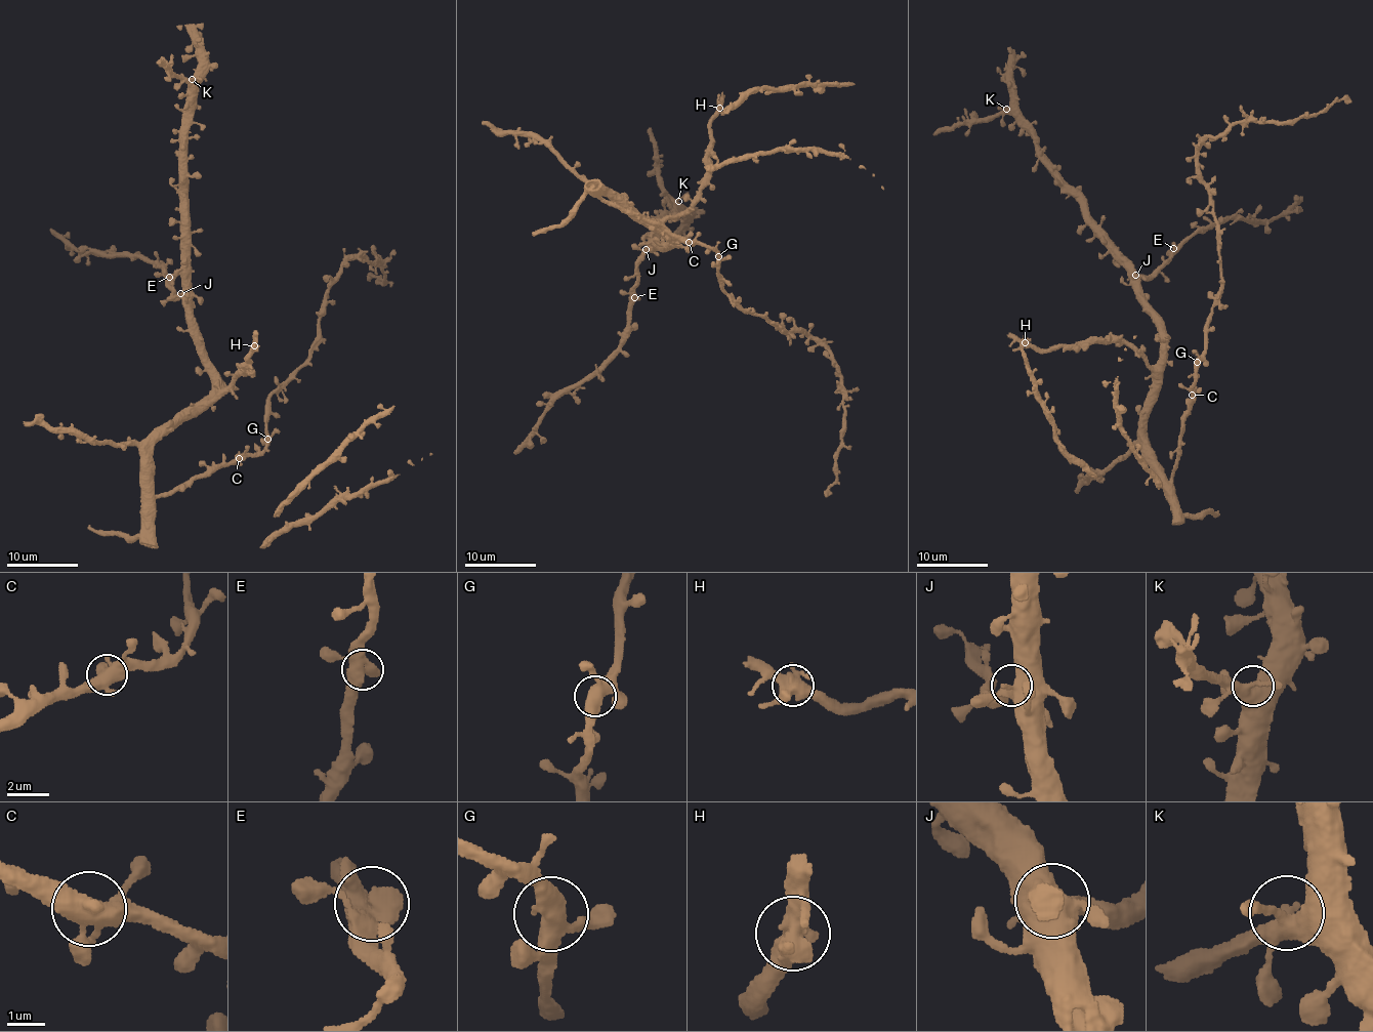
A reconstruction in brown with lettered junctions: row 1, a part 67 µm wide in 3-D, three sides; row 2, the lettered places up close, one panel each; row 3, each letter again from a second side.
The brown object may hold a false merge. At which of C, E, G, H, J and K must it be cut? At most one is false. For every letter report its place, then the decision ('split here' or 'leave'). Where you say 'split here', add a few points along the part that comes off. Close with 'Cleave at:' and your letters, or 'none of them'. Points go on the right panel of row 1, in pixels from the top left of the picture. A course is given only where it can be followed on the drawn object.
C: place (1192, 395); leave
E: place (1173, 248); leave
G: place (1197, 362); leave
H: place (1025, 342); leave
J: place (1135, 275); leave
K: place (1006, 109); leave
Cleave at: none of them

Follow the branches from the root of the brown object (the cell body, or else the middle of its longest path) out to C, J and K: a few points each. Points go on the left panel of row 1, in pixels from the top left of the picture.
C: (155, 497), (182, 490), (195, 479), (206, 477), (239, 458)
J: (155, 497), (151, 499), (152, 442), (211, 389), (211, 376), (195, 342), (195, 332), (180, 293)
K: (155, 497), (151, 499), (152, 442), (211, 389), (206, 351), (193, 326), (182, 113), (192, 79)

